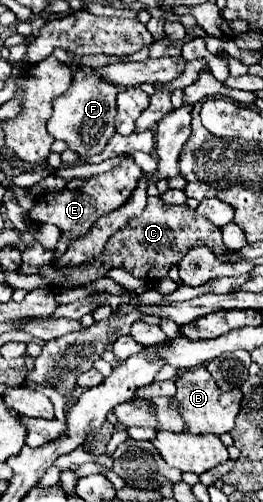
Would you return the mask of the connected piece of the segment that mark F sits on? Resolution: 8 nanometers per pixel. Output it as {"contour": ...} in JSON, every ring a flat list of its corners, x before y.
{"contour":[[79,68,73,74,71,88,63,92,63,96,53,100,53,114,47,120,47,130,53,138,65,140,71,150,79,152,81,158,89,158,99,154,107,140,115,134,115,114,117,114,117,88,115,84,107,84,103,78,95,76,95,72,85,72]]}

